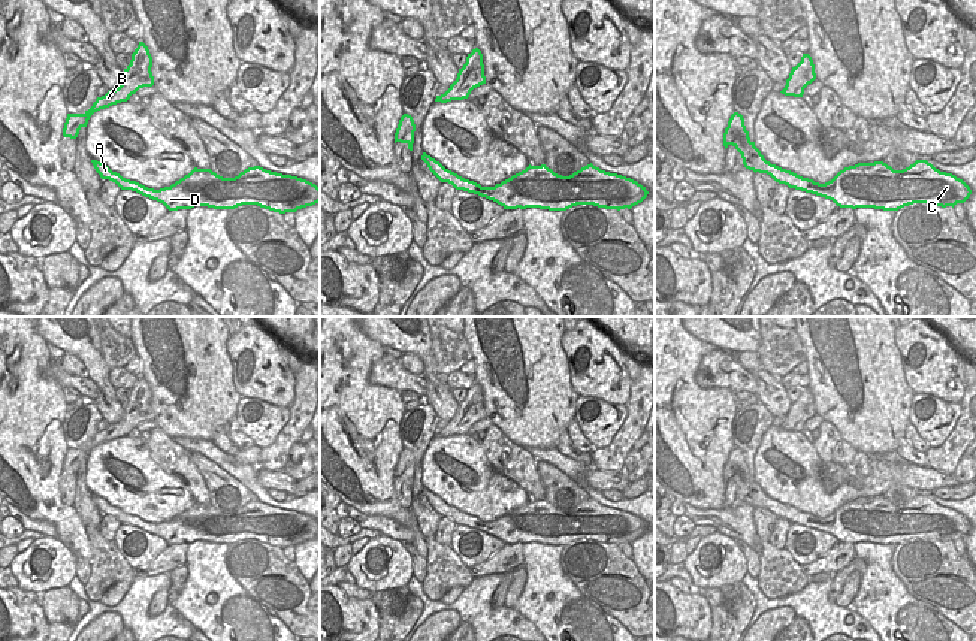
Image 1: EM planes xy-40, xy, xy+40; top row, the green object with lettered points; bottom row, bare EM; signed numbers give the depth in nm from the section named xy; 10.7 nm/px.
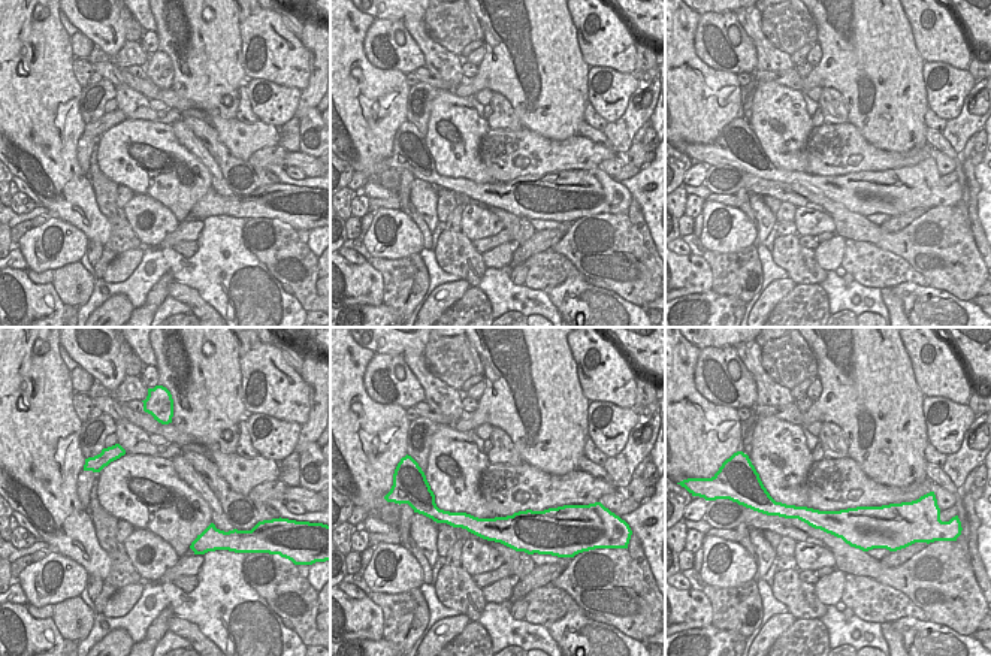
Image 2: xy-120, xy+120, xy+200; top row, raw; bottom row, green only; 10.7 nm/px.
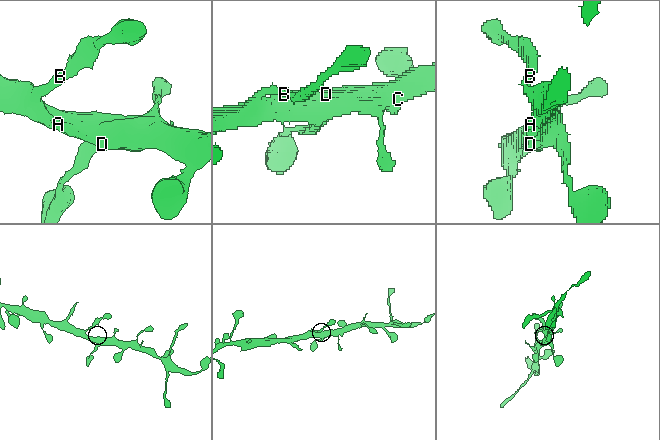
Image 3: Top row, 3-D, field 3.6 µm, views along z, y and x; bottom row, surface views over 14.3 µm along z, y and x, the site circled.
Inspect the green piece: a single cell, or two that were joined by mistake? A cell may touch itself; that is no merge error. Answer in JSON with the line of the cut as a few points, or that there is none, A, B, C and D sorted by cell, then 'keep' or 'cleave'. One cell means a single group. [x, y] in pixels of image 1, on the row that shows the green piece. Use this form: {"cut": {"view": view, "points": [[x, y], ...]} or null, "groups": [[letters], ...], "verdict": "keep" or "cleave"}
{"cut": null, "groups": [["A", "B", "C", "D"]], "verdict": "keep"}

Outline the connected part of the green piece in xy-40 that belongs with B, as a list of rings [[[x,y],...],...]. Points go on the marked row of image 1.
[[[139,42],[138,48],[132,54],[130,64],[124,69],[123,84],[115,90],[109,90],[105,96],[97,97],[93,106],[84,114],[67,114],[63,136],[76,139],[79,130],[87,127],[88,120],[94,112],[121,102],[127,102],[139,88],[152,87],[154,76],[151,67],[152,57],[149,49],[143,42]]]

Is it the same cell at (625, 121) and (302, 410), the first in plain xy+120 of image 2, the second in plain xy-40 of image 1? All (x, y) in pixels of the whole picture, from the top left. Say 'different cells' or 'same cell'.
same cell

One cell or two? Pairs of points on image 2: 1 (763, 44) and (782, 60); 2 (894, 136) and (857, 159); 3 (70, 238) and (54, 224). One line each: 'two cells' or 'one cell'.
1: one cell
2: two cells
3: one cell

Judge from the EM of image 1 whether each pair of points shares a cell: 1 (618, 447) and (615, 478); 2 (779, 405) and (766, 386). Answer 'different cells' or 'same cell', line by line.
1: different cells
2: same cell

